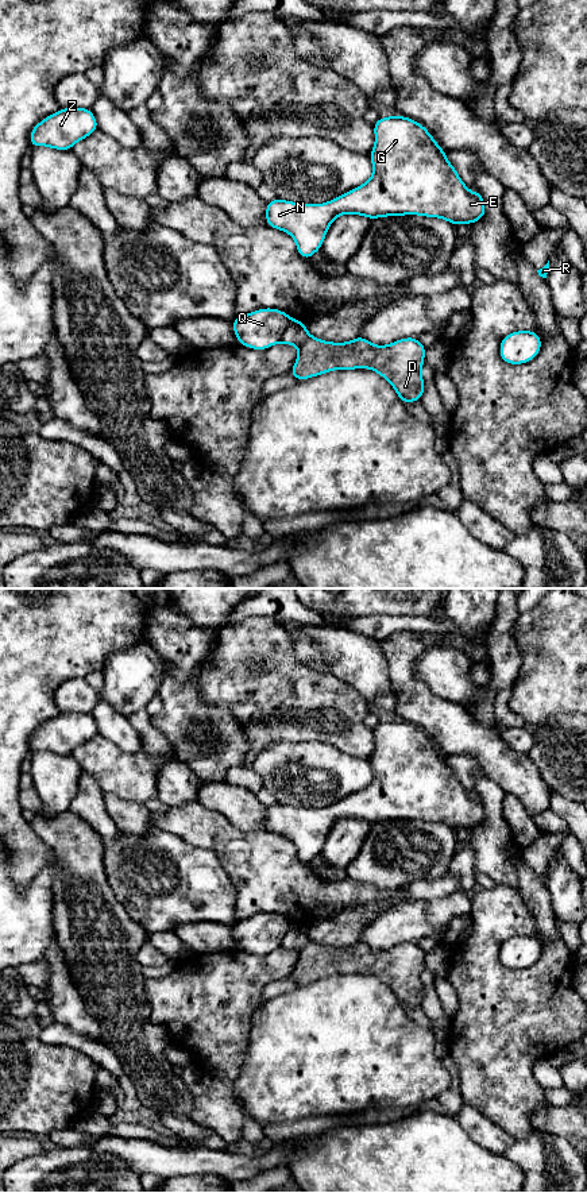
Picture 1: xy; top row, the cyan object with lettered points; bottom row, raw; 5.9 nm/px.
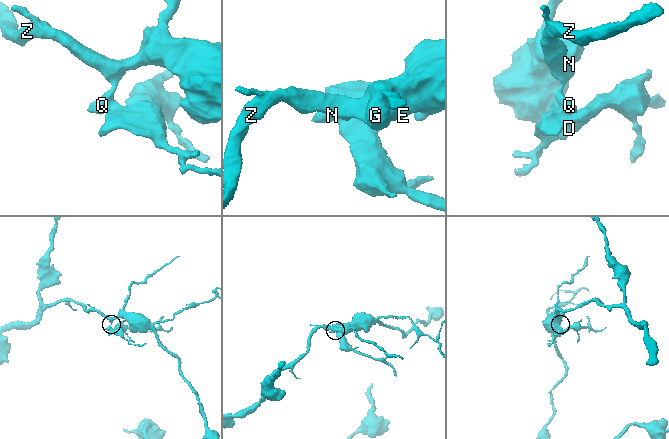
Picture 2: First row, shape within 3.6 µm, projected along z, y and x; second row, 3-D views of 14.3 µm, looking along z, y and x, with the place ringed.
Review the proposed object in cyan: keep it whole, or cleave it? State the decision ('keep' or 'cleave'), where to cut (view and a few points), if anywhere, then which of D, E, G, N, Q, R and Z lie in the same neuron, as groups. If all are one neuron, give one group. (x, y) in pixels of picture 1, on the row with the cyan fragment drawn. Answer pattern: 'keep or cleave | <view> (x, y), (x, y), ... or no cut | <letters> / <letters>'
cleave | xy (292, 319), (281, 340) | D / E G N Q R Z

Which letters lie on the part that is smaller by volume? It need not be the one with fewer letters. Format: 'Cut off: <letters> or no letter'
Cut off: D

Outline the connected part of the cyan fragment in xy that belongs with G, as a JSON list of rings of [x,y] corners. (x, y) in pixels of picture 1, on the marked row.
[[[395,115],[379,117],[372,128],[372,175],[367,182],[324,204],[301,204],[281,198],[266,202],[267,225],[289,233],[301,258],[310,259],[321,248],[331,224],[340,215],[359,215],[371,220],[417,215],[447,220],[456,228],[462,223],[472,225],[486,215],[482,193],[472,193],[466,186],[445,151],[422,124]]]

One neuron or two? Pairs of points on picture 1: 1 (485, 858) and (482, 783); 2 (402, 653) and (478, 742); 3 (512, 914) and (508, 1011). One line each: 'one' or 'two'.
1: one
2: one
3: one

